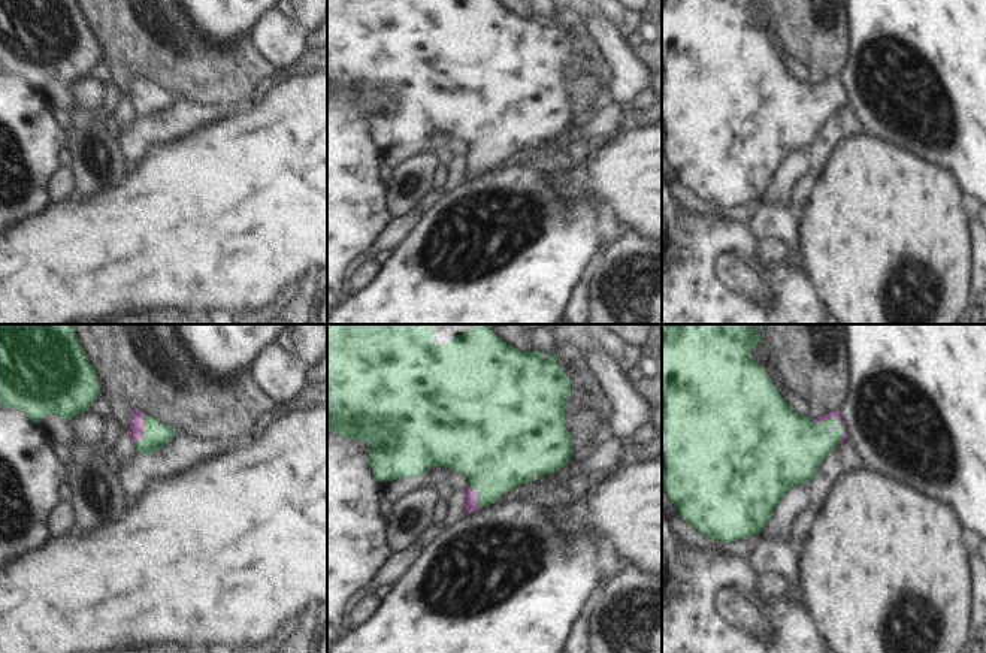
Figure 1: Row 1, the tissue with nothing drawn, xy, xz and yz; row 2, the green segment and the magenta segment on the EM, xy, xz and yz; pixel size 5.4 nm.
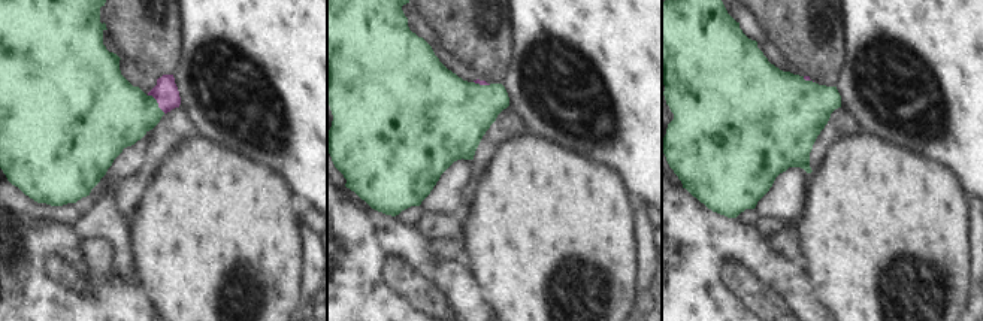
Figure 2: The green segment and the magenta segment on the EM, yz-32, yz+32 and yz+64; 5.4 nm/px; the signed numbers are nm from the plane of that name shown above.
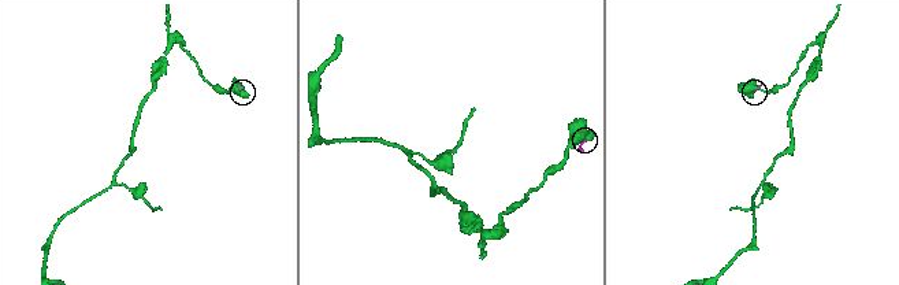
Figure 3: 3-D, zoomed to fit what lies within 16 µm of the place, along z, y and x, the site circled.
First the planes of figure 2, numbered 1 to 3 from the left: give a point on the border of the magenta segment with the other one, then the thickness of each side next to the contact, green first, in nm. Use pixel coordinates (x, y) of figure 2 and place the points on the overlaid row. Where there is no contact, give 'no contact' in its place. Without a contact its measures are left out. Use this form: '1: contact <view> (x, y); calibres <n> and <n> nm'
1: contact yz-32 (157, 103); calibres 380 and 130 nm
2: contact yz+32 (483, 85); calibres 420 and 30 nm
3: contact yz+64 (808, 81); calibres 480 and 30 nm

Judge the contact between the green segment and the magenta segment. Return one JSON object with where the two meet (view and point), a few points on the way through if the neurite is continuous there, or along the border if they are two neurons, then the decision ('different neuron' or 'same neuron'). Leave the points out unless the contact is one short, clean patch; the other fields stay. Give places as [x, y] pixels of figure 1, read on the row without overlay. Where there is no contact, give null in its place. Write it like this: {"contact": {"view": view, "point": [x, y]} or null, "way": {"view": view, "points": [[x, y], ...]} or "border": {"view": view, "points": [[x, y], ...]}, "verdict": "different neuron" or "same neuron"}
{"contact": {"view": "yz", "point": [831, 84]}, "way": {"view": "yz", "points": [[795, 112], [807, 108], [831, 84], [835, 79]]}, "verdict": "same neuron"}

